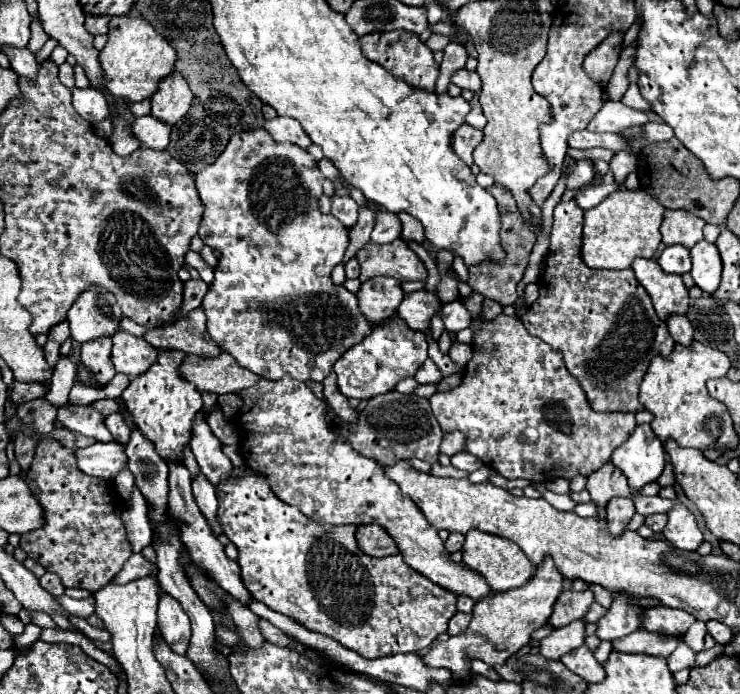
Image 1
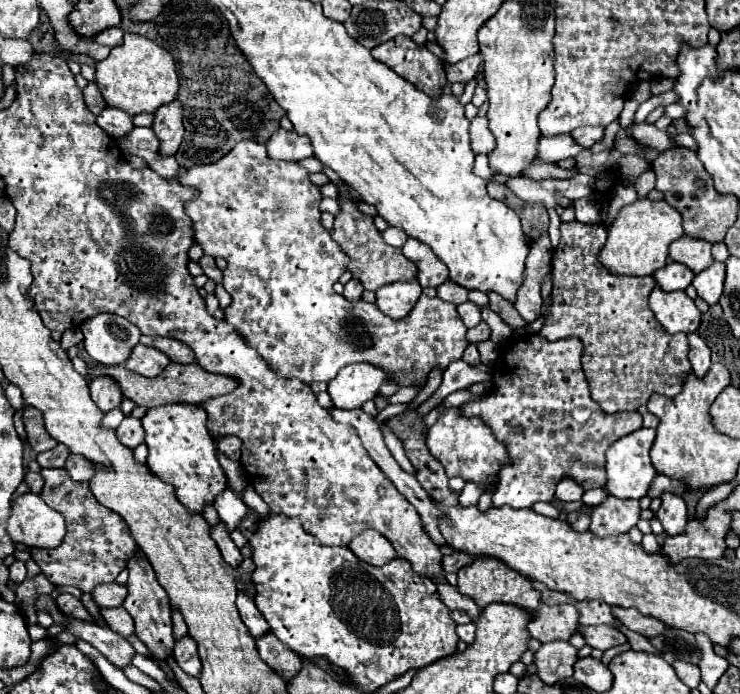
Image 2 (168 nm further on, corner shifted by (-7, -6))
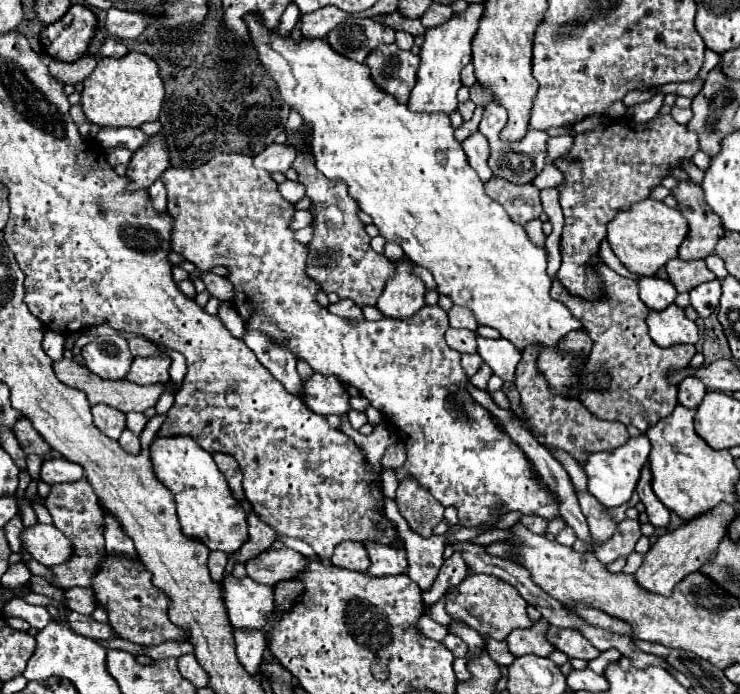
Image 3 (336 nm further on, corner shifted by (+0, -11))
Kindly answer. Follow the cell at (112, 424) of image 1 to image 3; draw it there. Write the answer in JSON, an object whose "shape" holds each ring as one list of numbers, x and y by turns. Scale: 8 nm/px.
{"shape":[[124,429,124,431,122,431,118,443,120,443,120,447,122,447,126,453,134,453,134,455,136,455,136,453,140,451,140,439,138,439,138,435,134,435,130,429]]}

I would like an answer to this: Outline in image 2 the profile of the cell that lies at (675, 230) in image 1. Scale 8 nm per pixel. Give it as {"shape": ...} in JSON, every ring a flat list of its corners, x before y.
{"shape":[[681,236,677,242,671,244,669,256,675,262,689,266,689,270,693,270,693,274,707,270,715,262,711,256,711,246,707,242,697,242,695,238,685,238,685,236]]}

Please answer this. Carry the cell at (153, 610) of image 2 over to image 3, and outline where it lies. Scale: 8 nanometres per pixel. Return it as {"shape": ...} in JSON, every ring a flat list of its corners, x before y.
{"shape":[[108,515,106,519,104,537,106,537,108,555,126,555,130,559,136,559,136,549,134,549,132,539,122,531,120,523,112,515]]}

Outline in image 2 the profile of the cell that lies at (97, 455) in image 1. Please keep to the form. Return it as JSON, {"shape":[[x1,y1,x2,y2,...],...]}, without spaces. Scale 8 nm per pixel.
{"shape":[[69,454,69,458,67,458,67,462,65,462,63,468,67,470,67,474,73,480,79,480,79,482,89,480,93,476,93,464,85,462,85,458,81,458,77,454]]}

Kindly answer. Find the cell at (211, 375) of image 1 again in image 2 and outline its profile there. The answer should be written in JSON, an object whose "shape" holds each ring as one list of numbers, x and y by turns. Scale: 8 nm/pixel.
{"shape":[[171,362,165,368,165,374,159,374,157,378,145,378,141,374,133,374,131,370,127,370,125,366,93,366,87,370,89,380,97,378,97,376,109,376,113,378,123,396,133,400,137,406,145,406,145,408,155,408,155,406,163,406,163,404,199,404,203,400,221,396,221,394,229,394,235,386,237,380,229,378,229,376,221,376,221,374,211,374,207,370,201,370,201,366,197,364,177,364]]}

